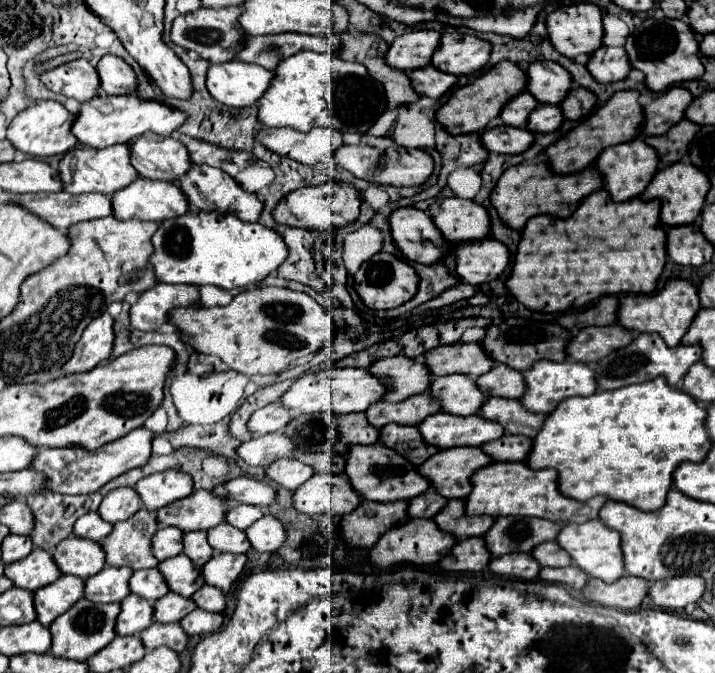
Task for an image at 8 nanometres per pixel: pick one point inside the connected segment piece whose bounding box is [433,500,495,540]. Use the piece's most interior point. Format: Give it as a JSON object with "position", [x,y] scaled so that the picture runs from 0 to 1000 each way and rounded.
{"position":[632,771]}

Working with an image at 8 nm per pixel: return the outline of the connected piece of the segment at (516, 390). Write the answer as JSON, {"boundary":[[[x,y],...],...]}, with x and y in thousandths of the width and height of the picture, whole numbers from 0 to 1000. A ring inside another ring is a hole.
{"boundary":[[[692,541],[687,553],[670,559],[667,574],[678,582],[678,588],[698,591],[729,591],[734,582],[731,556],[706,541]]]}

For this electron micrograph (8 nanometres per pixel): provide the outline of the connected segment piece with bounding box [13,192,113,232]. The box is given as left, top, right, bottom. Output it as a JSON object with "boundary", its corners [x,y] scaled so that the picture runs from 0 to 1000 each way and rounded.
{"boundary":[[[94,285],[21,288],[18,300],[35,303],[35,309],[49,315],[85,345],[94,345],[94,339],[108,330],[147,324],[158,318],[155,297],[141,288],[124,288],[124,291],[102,291]]]}

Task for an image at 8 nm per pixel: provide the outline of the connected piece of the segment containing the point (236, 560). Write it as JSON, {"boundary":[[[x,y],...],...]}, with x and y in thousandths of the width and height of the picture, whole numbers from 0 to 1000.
{"boundary":[[[298,823],[298,829],[281,844],[281,853],[287,859],[287,868],[309,874],[312,880],[320,880],[329,859],[337,853],[343,841],[345,826],[343,823]]]}

